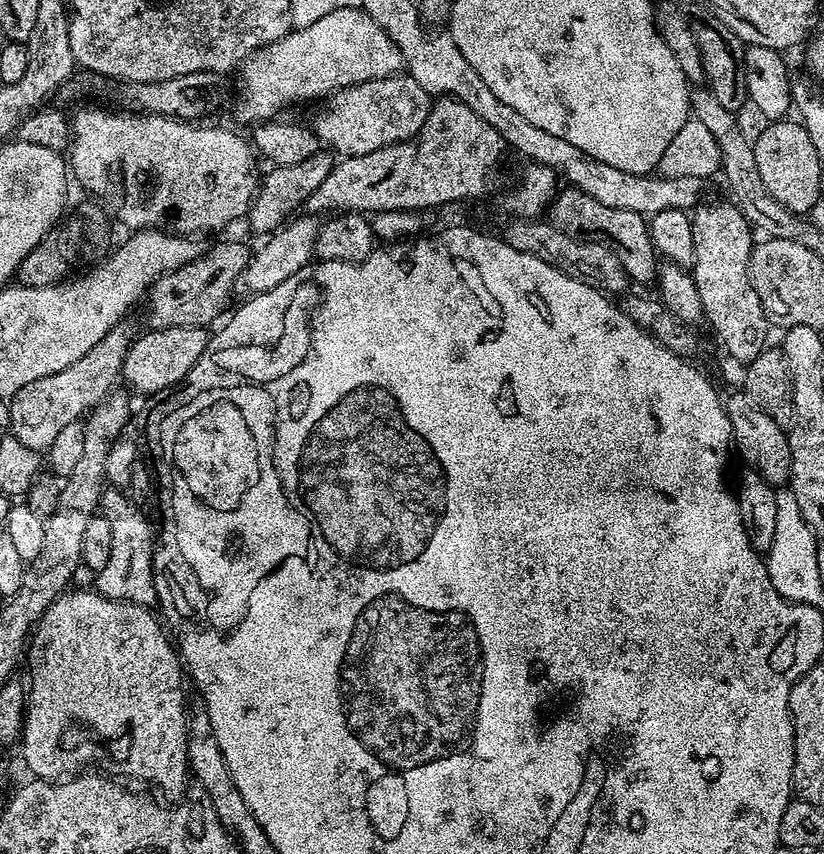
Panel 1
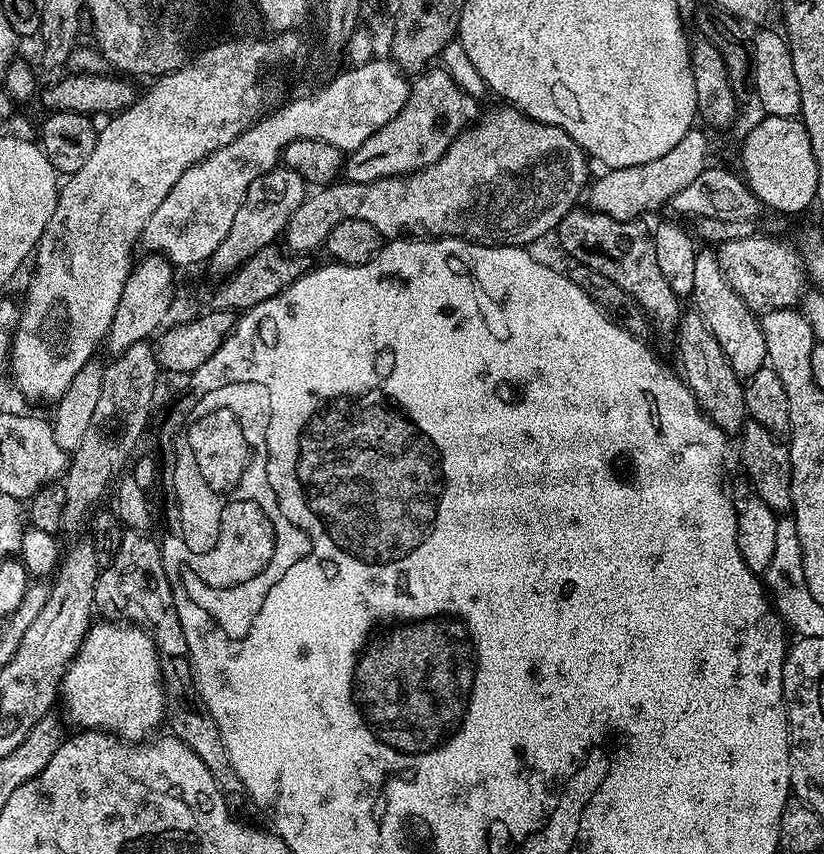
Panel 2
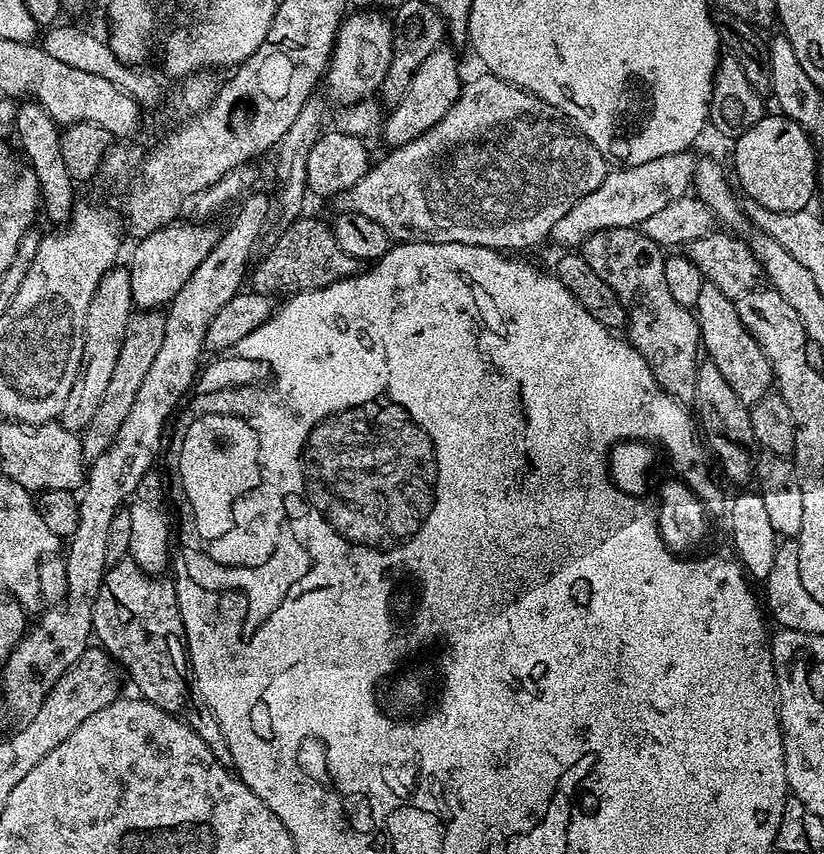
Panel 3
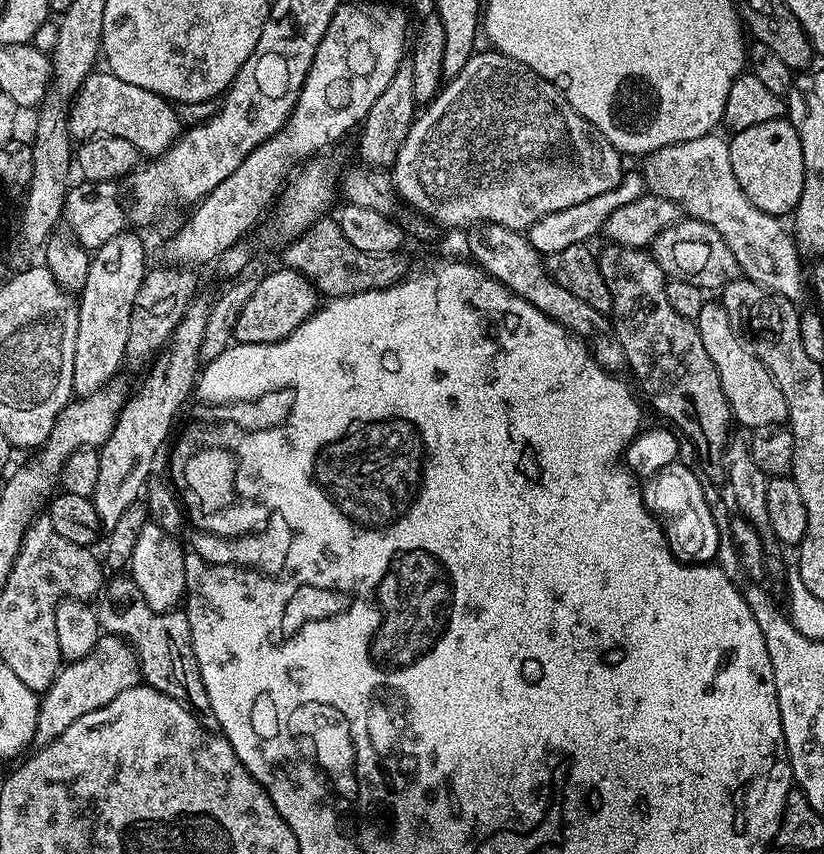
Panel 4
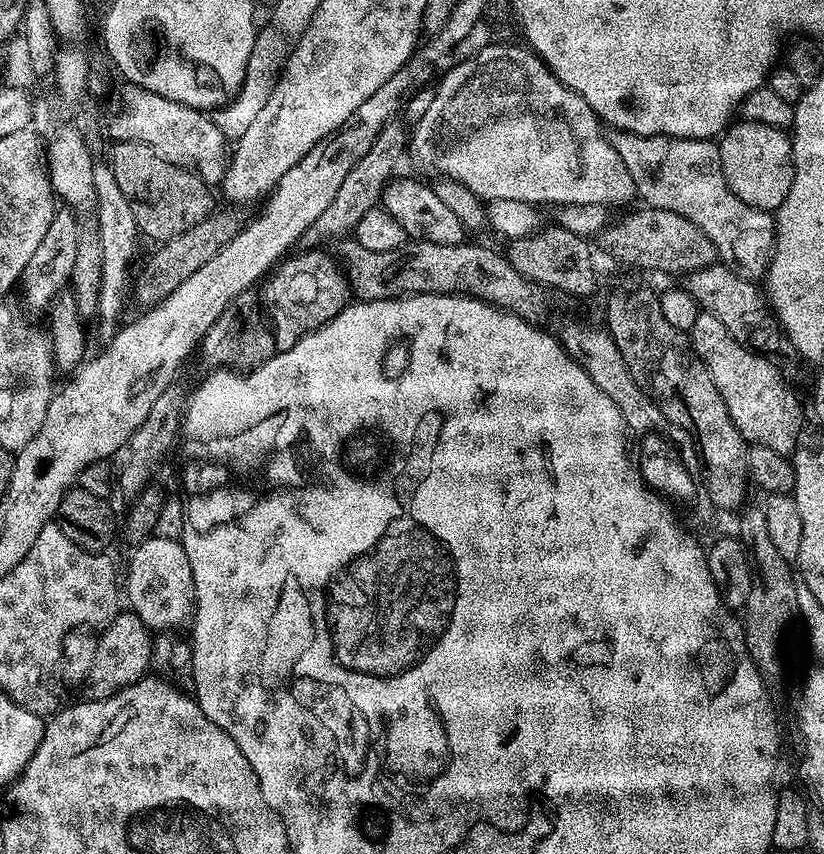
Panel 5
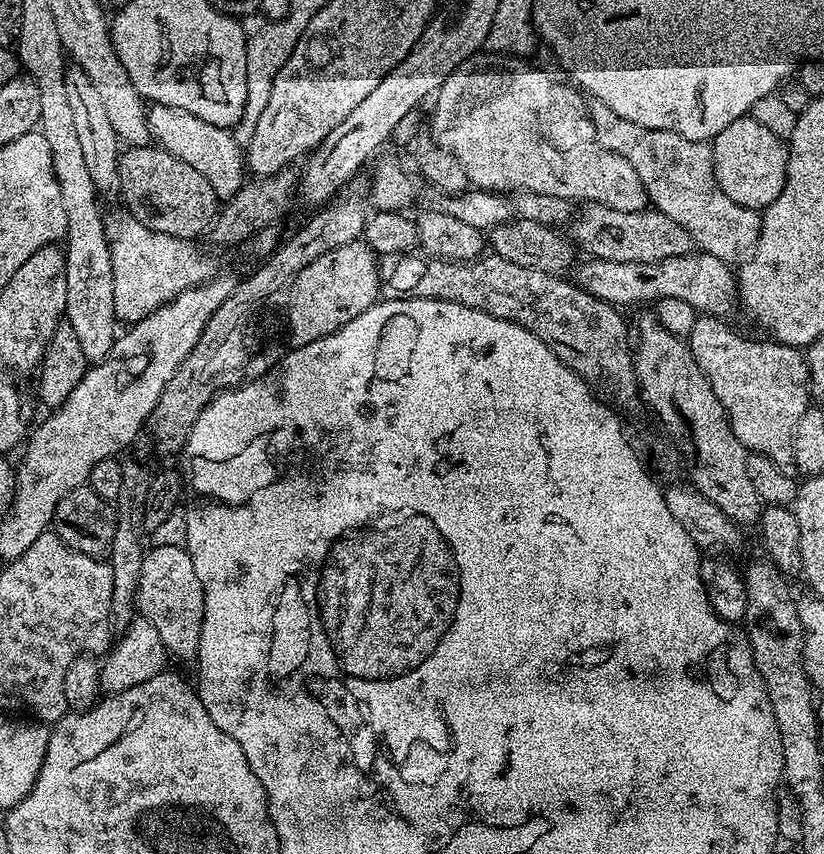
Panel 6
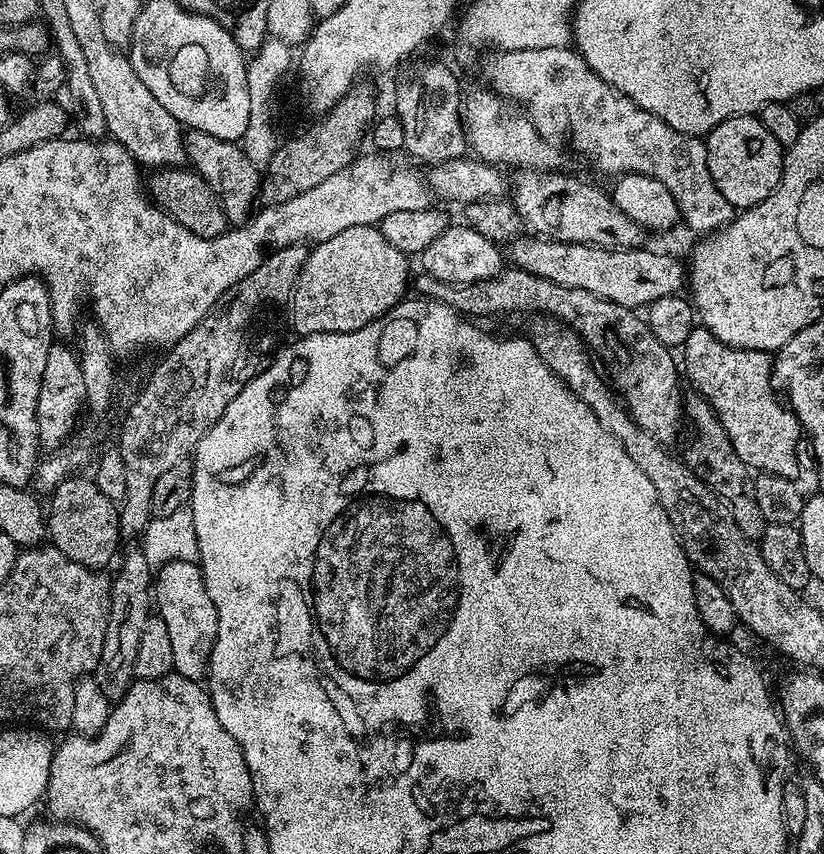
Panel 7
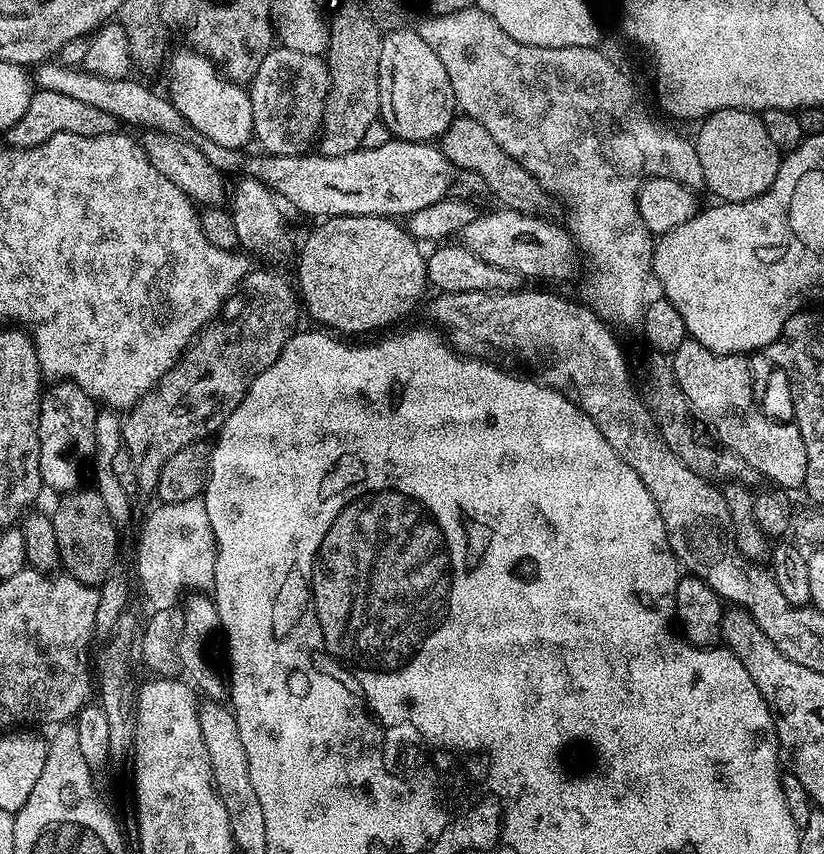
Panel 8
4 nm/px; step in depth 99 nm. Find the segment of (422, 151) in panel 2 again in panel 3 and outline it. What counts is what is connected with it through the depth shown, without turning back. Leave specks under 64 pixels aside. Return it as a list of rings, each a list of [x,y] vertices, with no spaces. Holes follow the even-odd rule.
[[[441,46],[435,48],[428,57],[422,58],[422,66],[418,66],[414,79],[410,82],[410,87],[401,94],[399,100],[391,105],[392,113],[389,114],[385,122],[384,119],[382,122],[382,128],[384,124],[384,140],[388,143],[387,147],[389,149],[401,148],[406,142],[426,134],[426,130],[430,130],[435,126],[446,114],[446,110],[450,110],[450,106],[454,106],[454,102],[460,96],[462,79],[460,80],[460,68],[456,65],[456,56],[451,50],[453,51],[451,47]]]

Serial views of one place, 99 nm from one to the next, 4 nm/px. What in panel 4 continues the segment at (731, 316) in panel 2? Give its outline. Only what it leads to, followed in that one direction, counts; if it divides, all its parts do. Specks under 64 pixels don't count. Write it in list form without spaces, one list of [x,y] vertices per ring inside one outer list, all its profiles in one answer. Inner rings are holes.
[[[706,302],[694,323],[702,337],[702,346],[706,346],[706,354],[710,354],[710,362],[714,362],[714,370],[718,370],[722,394],[732,411],[733,421],[747,430],[783,425],[788,419],[786,398],[782,398],[782,390],[778,390],[778,382],[774,382],[770,370],[766,370],[764,363],[752,353],[734,326],[730,326],[723,303]]]

